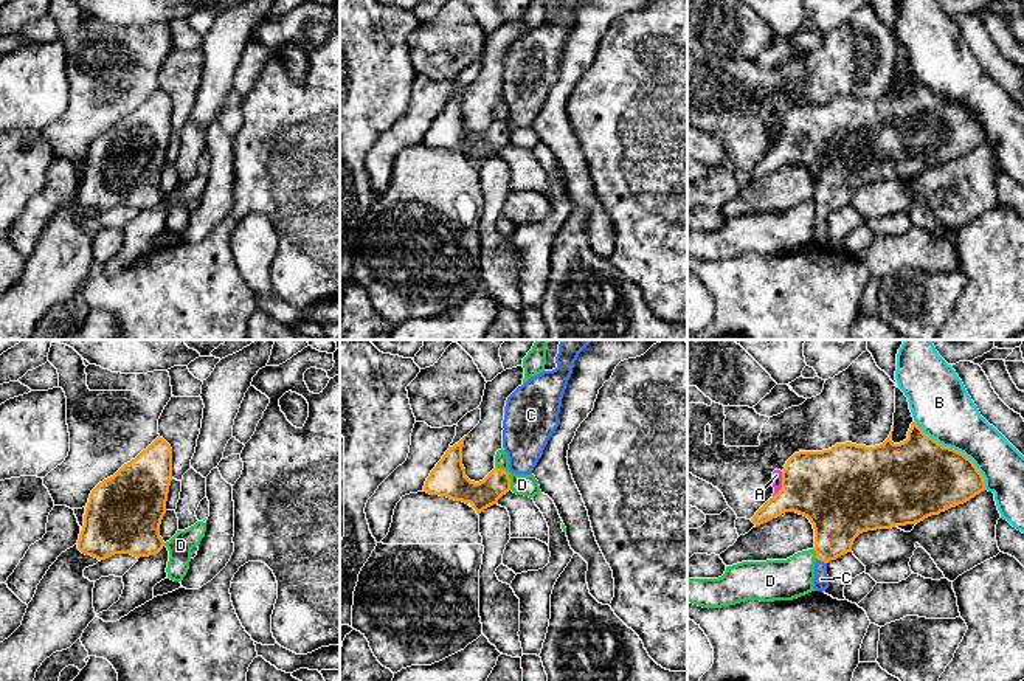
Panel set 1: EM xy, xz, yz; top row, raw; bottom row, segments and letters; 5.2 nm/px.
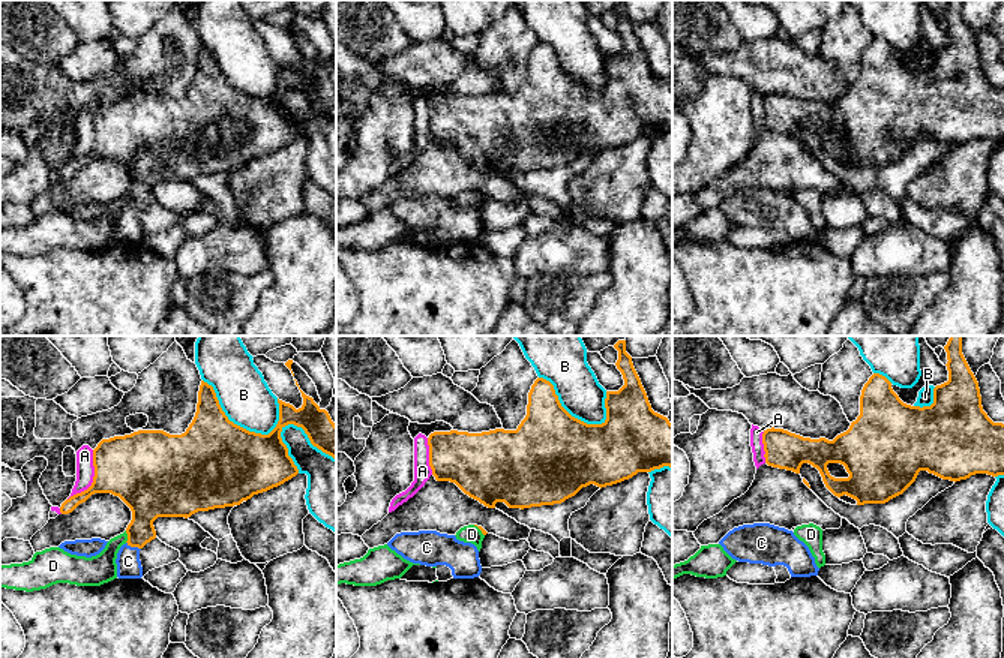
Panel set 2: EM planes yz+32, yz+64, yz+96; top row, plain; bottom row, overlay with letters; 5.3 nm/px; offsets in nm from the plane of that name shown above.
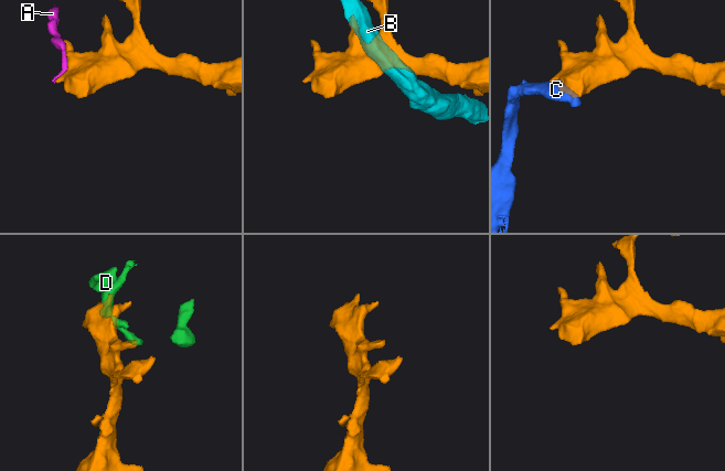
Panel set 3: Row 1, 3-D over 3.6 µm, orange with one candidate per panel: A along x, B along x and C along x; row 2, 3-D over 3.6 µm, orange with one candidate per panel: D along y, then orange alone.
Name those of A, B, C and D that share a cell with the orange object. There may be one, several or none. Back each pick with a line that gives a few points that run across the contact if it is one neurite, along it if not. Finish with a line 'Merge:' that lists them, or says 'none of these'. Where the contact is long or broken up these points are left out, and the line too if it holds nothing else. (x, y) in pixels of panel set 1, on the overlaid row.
C: yz (838, 515), (833, 537), (823, 560), (821, 579)
Merge: C

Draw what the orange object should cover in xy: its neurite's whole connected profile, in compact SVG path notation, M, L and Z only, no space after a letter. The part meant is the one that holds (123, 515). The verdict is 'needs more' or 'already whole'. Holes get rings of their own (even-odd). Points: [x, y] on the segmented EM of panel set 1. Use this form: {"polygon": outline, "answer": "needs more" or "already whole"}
{"polygon": "M158 436L135 459L92 490L78 549L98 560L106 560L115 554L130 554L137 558L158 554L164 546L160 524L166 513L171 481L172 448Z", "answer": "already whole"}

